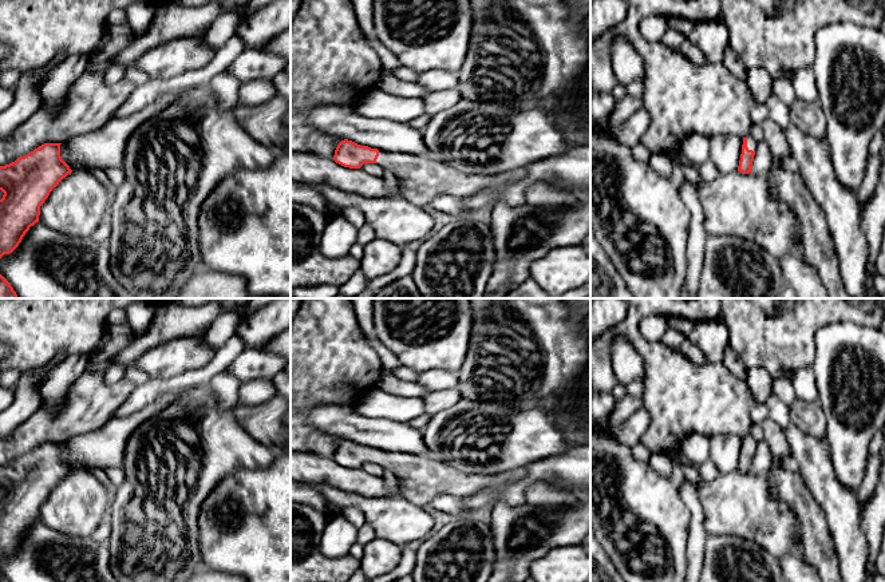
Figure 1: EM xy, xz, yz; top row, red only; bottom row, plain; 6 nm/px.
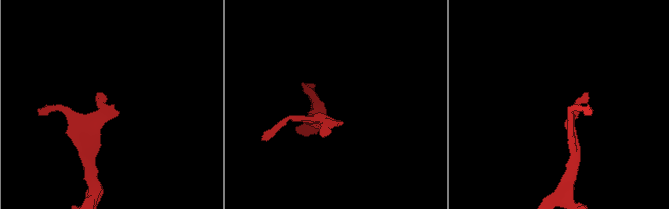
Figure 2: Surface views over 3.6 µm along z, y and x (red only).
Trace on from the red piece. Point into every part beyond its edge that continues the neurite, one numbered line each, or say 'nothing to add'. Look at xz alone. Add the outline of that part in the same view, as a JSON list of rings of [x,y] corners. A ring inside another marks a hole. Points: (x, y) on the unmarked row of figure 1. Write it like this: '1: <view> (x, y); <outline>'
1: xz (425, 478); [[[379,451],[376,464],[390,470],[404,484],[399,492],[400,496],[408,498],[420,507],[443,494],[463,499],[485,488],[525,476],[525,468],[497,475],[486,475],[479,471],[466,474],[451,463],[391,451]]]

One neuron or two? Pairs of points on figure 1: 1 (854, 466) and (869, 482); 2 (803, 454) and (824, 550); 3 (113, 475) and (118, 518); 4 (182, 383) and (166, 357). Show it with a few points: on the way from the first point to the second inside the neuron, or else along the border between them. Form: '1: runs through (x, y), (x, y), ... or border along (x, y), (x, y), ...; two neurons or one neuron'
1: border along (869, 456), (865, 464), (864, 479), (856, 493); two neurons
2: border along (799, 472), (828, 526); two neurons
3: border along (123, 483), (117, 489); two neurons
4: border along (206, 363), (169, 377), (150, 379); two neurons

